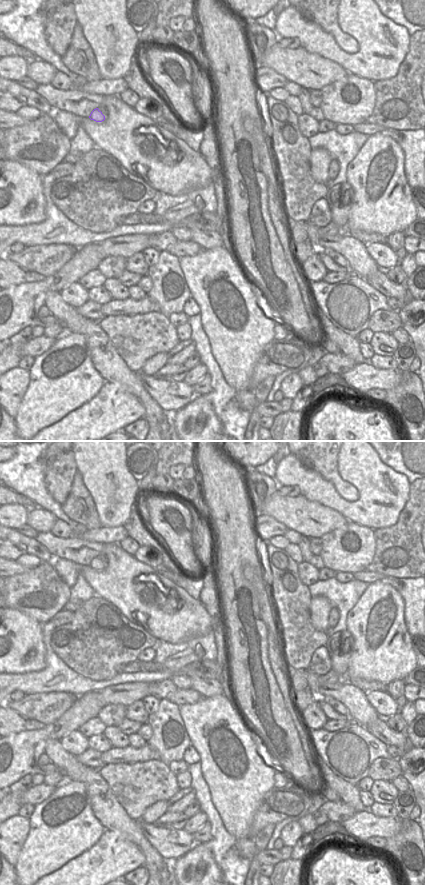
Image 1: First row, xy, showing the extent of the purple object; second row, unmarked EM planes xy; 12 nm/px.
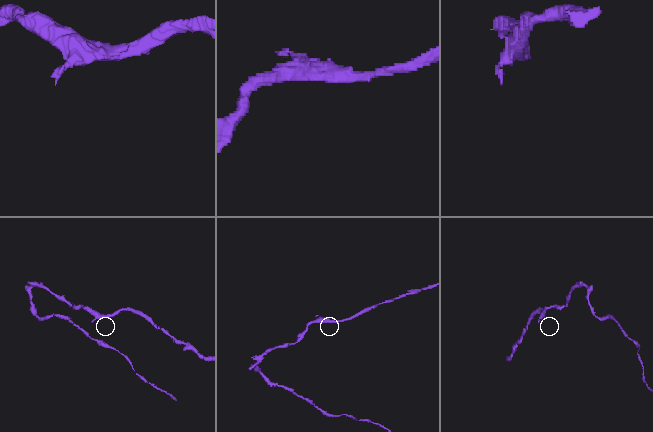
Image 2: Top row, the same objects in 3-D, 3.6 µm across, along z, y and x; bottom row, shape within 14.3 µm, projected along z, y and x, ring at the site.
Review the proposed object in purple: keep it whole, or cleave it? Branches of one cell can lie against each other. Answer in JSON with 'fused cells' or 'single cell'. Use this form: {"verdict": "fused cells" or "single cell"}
{"verdict": "single cell"}

